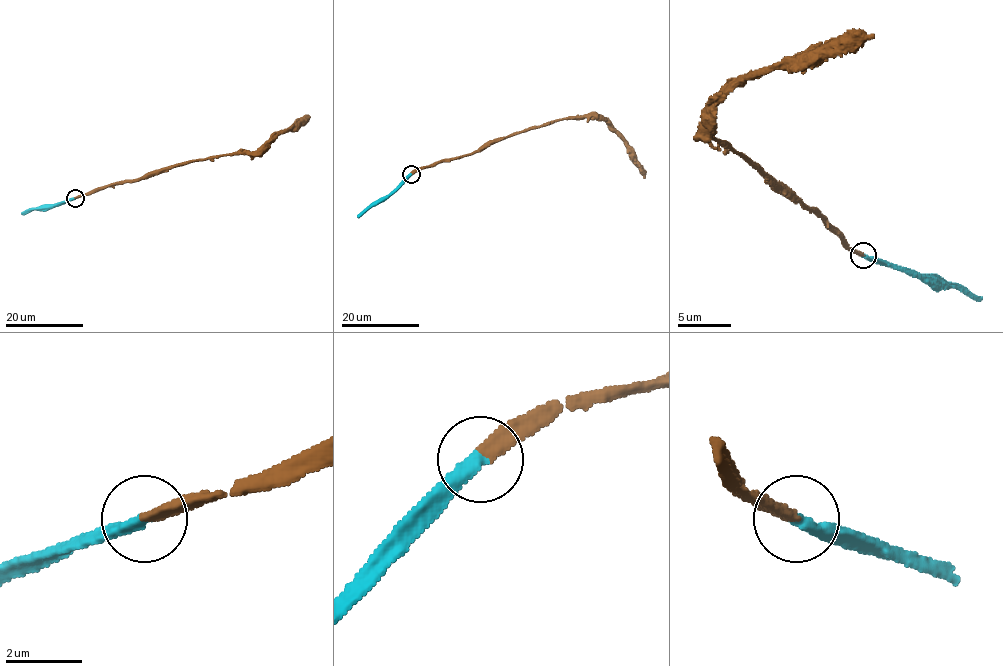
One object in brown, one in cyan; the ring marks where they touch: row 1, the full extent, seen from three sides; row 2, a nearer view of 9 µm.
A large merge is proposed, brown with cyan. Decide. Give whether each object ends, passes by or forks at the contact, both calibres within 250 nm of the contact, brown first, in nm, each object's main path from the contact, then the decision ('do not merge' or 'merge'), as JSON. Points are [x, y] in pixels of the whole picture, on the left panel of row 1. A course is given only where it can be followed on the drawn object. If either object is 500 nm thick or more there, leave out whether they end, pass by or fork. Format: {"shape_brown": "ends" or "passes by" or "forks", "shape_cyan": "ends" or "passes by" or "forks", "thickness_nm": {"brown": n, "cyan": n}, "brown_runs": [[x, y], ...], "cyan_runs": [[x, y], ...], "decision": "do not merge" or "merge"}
{"shape_brown": "ends", "shape_cyan": "ends", "thickness_nm": {"brown": 360, "cyan": 360}, "brown_runs": [[75, 198], [194, 160], [257, 153], [281, 133], [293, 129], [309, 117]], "cyan_runs": [[75, 198], [50, 207], [29, 209], [21, 213]], "decision": "merge"}

